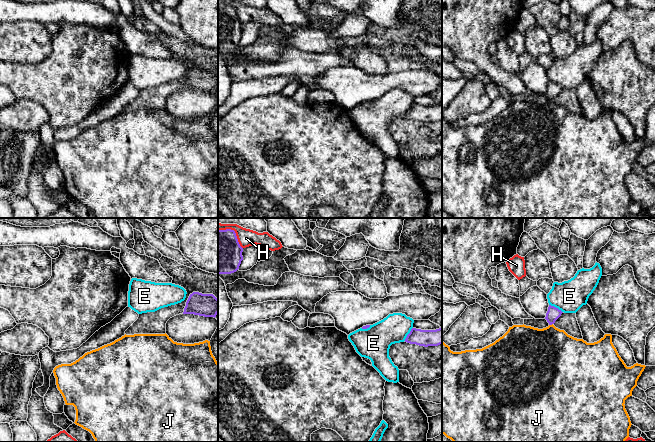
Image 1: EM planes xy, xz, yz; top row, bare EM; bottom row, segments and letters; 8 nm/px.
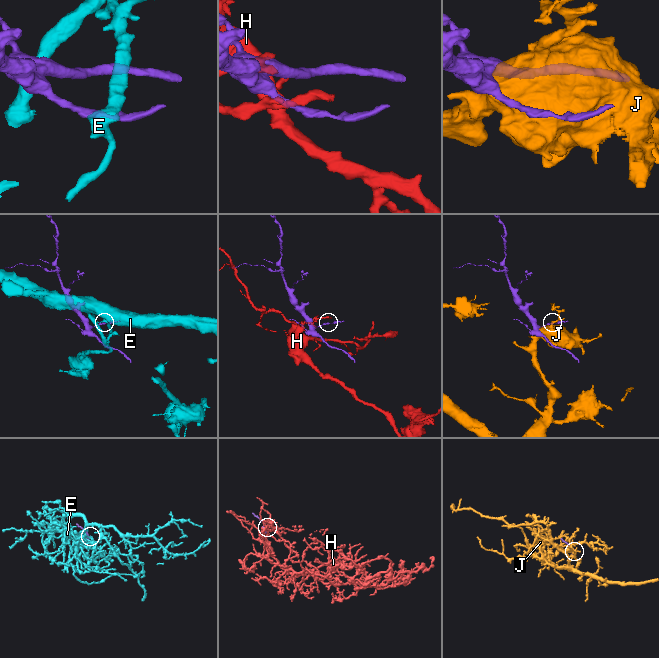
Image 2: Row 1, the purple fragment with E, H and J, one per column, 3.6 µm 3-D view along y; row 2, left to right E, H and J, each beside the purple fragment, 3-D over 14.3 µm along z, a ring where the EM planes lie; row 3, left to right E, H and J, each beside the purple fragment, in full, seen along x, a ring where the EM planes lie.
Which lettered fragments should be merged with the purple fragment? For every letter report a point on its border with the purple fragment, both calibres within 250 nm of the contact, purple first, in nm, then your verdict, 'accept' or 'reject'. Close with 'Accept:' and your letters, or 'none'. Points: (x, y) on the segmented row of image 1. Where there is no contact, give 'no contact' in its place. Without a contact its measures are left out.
E: yz (555, 307) | 110/260 nm | reject
H: xz (234, 232) | 360/140 nm | reject
J: yz (550, 324) | 110/440 nm | reject
Accept: none

